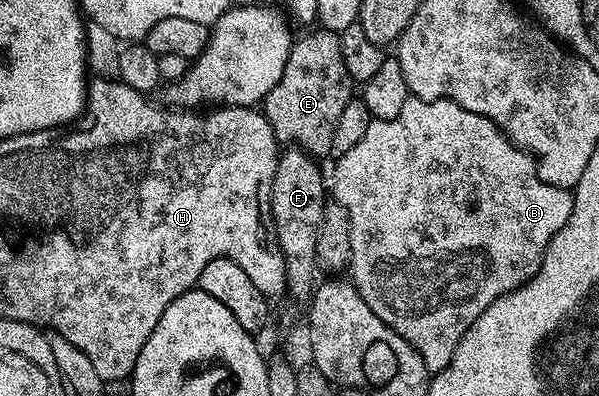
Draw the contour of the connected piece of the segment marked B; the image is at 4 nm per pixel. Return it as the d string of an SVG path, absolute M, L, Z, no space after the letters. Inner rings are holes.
M409 96L407 103L403 103L403 108L399 110L399 115L395 115L395 119L390 121L372 120L367 127L367 131L363 134L363 139L360 139L359 143L351 148L351 151L342 157L336 158L335 165L337 166L333 169L333 177L331 173L331 197L332 200L343 203L343 207L347 207L347 219L351 223L351 280L353 285L359 291L363 303L367 303L367 307L371 307L371 311L375 311L375 315L379 315L379 319L383 319L383 323L387 327L391 327L391 331L395 331L403 339L407 339L407 343L411 343L411 347L415 347L419 351L419 355L423 359L423 363L429 368L430 374L443 371L443 367L447 367L447 363L451 363L451 355L455 355L455 347L459 347L459 343L465 332L471 327L471 323L475 323L475 319L479 319L479 315L483 315L483 311L487 311L487 307L491 307L491 303L495 303L495 299L499 299L505 293L515 291L520 285L526 285L537 274L551 239L565 226L573 210L572 192L567 189L553 187L551 183L543 183L543 179L539 179L537 163L532 153L526 153L514 141L510 141L509 136L504 131L495 123L491 123L491 119L487 119L483 115L475 115L475 111L467 111L462 105L454 101L424 101L418 97Z

